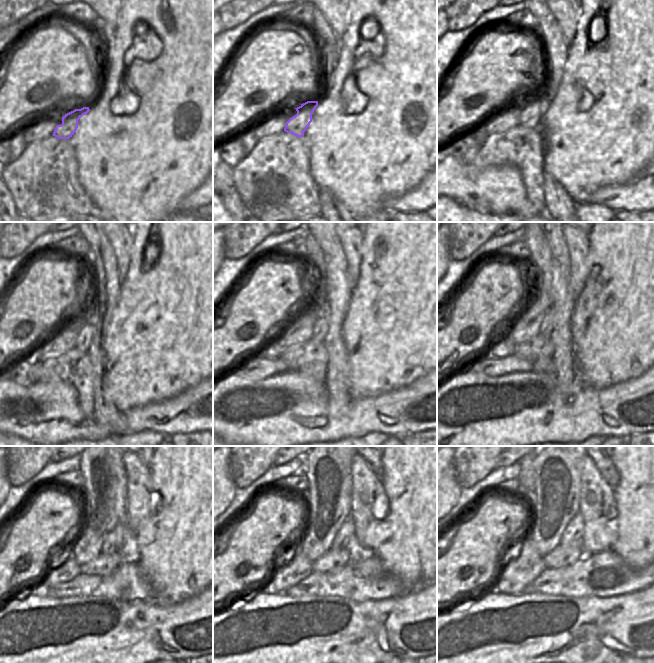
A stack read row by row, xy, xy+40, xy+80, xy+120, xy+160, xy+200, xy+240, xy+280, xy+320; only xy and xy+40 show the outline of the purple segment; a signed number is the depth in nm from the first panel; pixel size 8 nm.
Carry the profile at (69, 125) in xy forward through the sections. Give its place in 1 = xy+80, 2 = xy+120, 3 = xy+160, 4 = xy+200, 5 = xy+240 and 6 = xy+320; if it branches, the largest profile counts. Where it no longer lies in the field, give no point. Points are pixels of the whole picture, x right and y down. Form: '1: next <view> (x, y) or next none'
1: next xy+80 (531, 118)
2: next xy+120 (85, 336)
3: next xy+160 (321, 326)
4: next xy+200 (547, 326)
5: next xy+240 (121, 540)
6: next xy+320 (572, 535)

